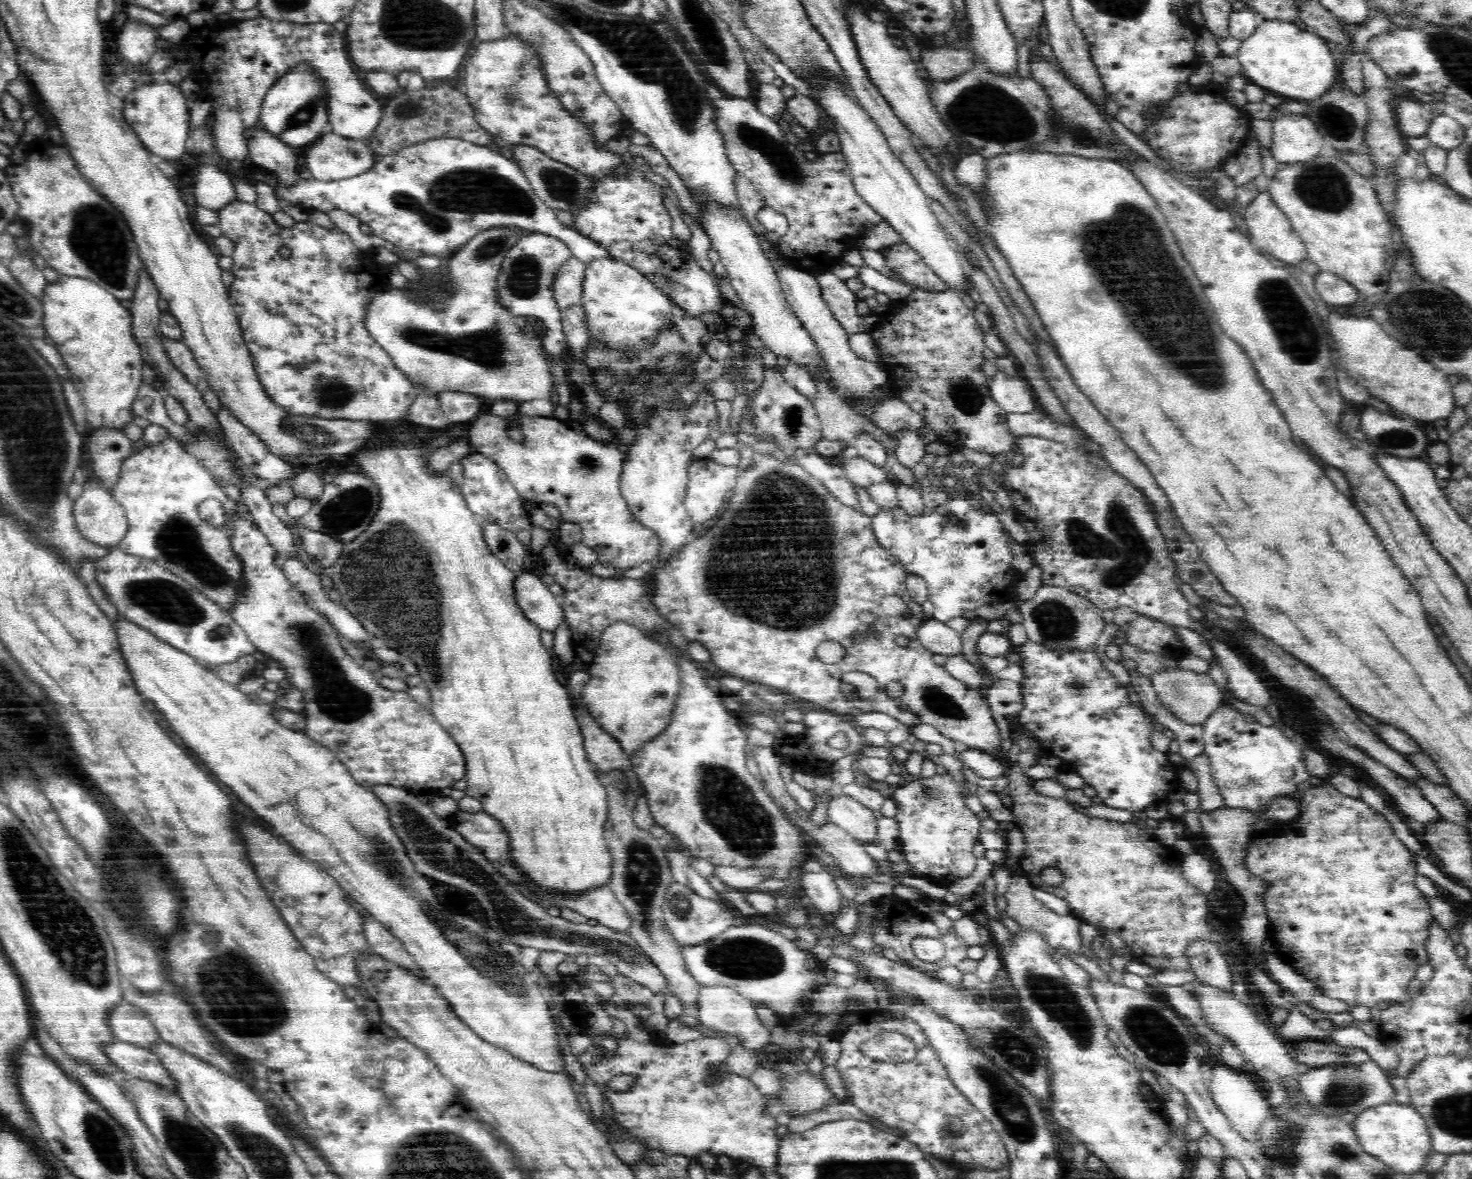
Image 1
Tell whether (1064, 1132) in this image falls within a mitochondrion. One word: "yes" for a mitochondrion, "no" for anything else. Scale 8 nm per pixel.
no

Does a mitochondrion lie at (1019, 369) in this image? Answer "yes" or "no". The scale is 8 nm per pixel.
no

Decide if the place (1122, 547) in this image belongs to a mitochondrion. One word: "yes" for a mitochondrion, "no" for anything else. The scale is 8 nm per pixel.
yes

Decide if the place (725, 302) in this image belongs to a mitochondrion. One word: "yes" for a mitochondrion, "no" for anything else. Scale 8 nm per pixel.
no

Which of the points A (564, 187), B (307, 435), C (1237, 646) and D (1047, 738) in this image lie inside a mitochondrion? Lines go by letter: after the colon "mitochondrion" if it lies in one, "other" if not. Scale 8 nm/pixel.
A: mitochondrion
B: mitochondrion
C: other
D: other

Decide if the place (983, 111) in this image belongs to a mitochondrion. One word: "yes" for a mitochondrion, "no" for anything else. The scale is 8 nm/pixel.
yes

